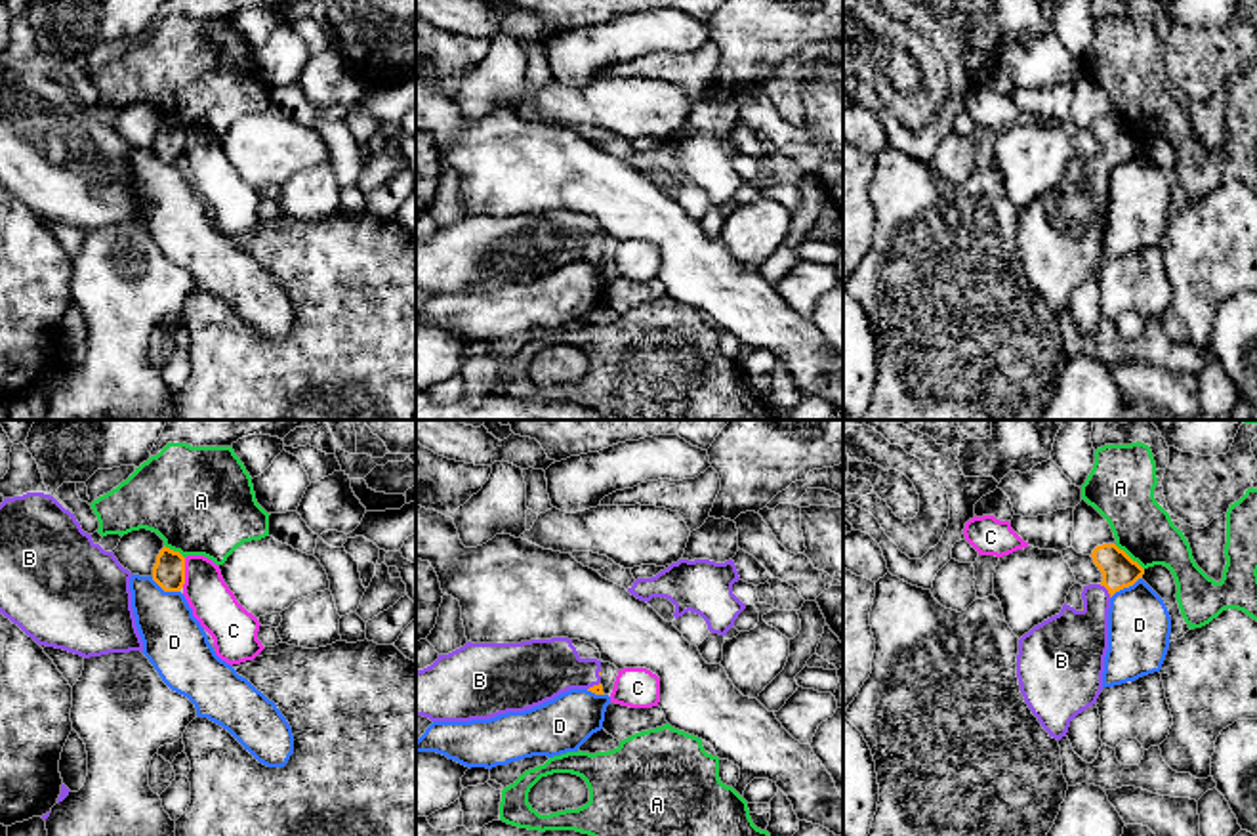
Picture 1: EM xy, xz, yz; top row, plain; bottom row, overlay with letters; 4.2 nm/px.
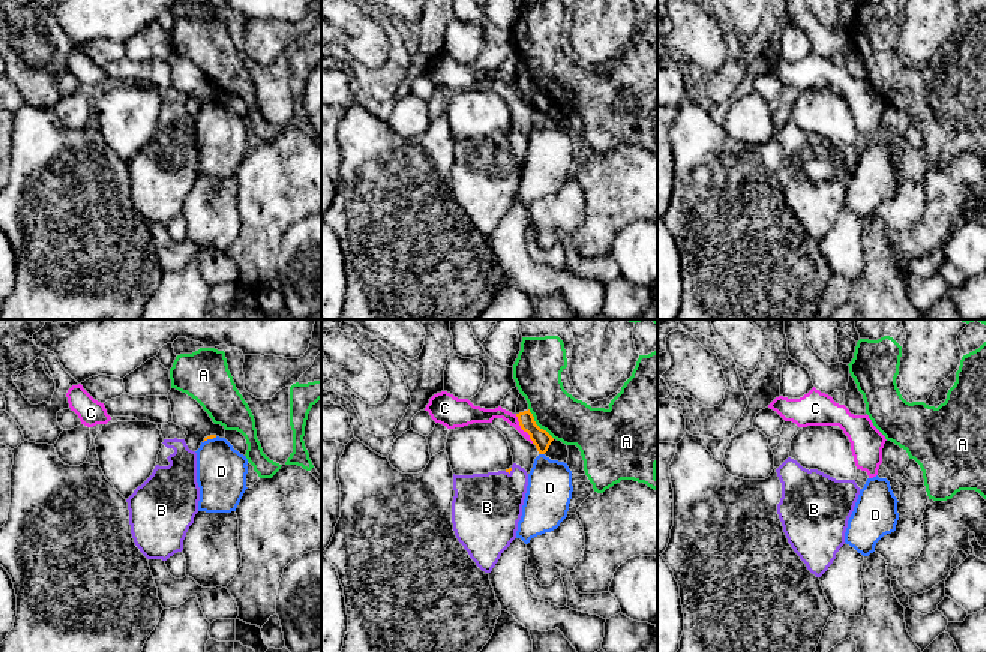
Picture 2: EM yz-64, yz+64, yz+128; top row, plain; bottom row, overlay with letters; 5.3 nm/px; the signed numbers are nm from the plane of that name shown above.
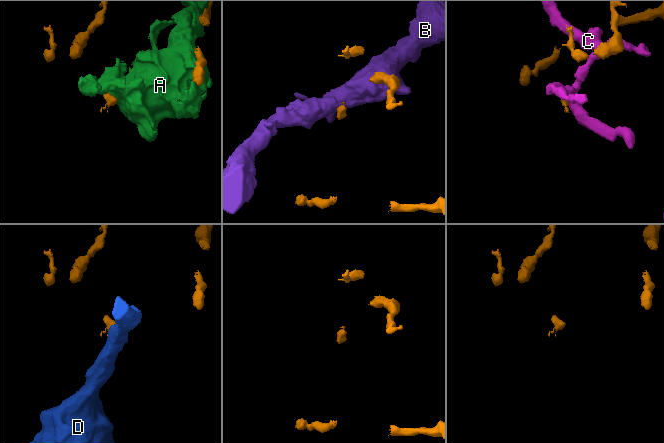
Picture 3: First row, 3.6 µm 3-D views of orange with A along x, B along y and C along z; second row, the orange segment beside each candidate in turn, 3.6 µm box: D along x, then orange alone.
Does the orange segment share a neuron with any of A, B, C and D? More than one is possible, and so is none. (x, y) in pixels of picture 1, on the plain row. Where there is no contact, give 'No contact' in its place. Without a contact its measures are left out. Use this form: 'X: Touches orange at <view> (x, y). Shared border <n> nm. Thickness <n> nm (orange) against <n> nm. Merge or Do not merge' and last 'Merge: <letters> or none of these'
A: Touches orange at yz (1128, 128). Shared border 170 nm. Thickness 150 nm (orange) against 240 nm. Do not merge
B: Touches orange at yz (1107, 161). Shared border 80 nm. Thickness 150 nm (orange) against 260 nm. Do not merge
C: Touches orange at xy (184, 146). Shared border 130 nm. Thickness 140 nm (orange) against 190 nm. Do not merge
D: Touches orange at yz (1126, 159). Shared border 160 nm. Thickness 150 nm (orange) against 260 nm. Do not merge
Merge: none of these

